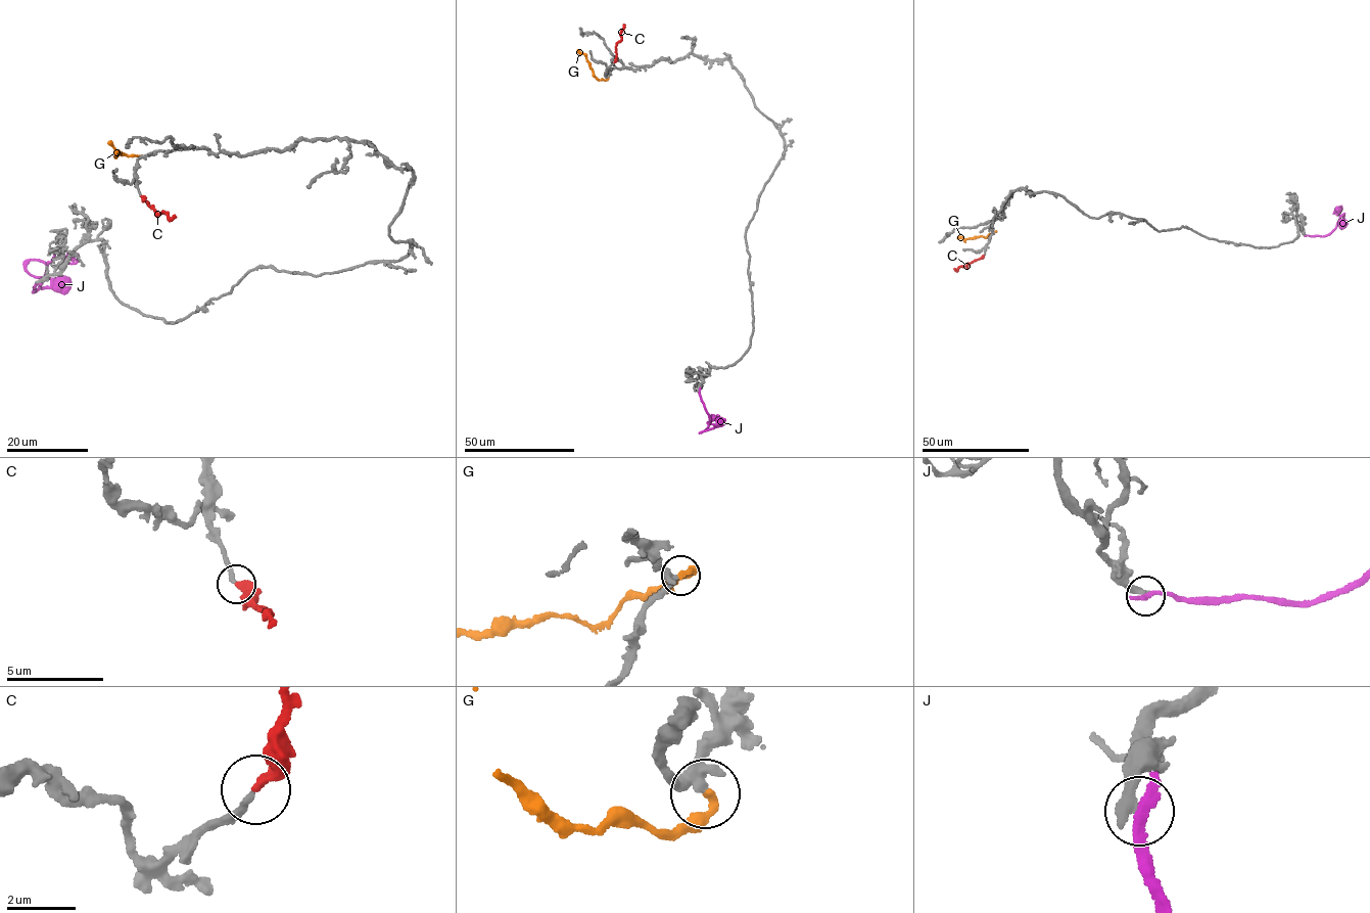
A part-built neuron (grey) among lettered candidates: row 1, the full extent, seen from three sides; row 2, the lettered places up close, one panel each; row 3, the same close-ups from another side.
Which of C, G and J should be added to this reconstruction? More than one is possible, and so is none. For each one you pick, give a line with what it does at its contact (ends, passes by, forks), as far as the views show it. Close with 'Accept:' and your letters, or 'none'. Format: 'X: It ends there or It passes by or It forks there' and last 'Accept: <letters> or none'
C: It ends there
Accept: C

